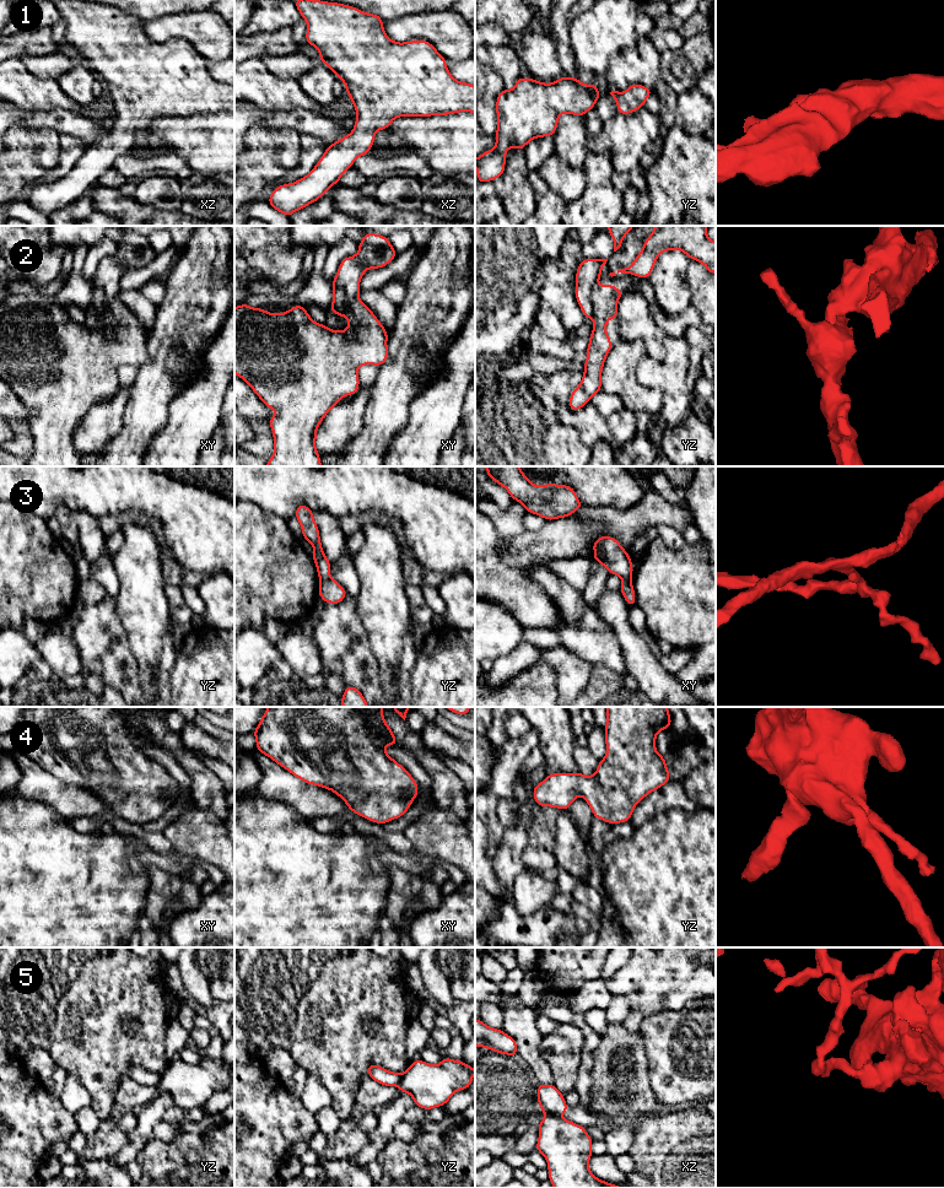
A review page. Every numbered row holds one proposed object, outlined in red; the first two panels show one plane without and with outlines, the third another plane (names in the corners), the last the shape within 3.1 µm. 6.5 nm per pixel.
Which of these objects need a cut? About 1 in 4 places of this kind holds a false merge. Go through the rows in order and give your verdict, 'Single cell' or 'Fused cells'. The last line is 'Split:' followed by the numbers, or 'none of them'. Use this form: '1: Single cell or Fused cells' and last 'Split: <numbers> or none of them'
1: Single cell
2: Fused cells
3: Fused cells
4: Single cell
5: Fused cells
Split: 2, 3, 5

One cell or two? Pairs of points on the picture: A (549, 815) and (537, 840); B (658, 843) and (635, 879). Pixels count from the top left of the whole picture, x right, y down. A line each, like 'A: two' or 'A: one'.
A: one
B: one

